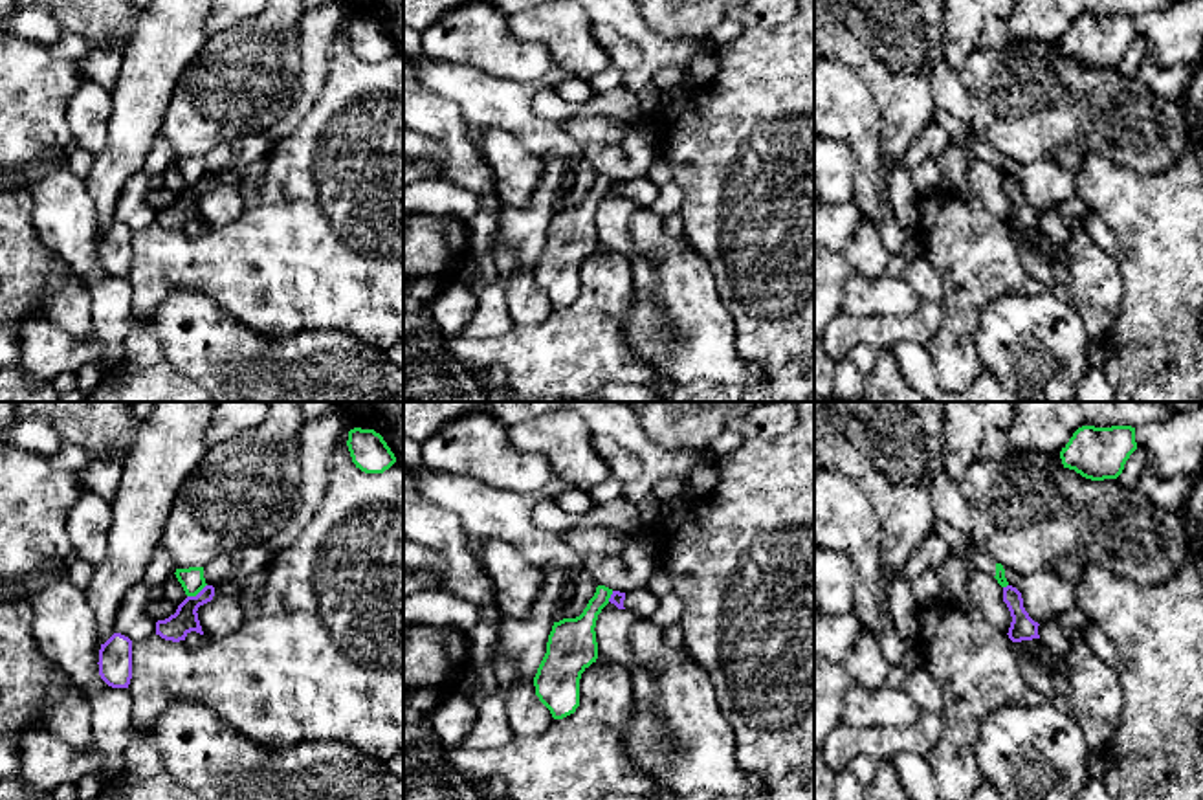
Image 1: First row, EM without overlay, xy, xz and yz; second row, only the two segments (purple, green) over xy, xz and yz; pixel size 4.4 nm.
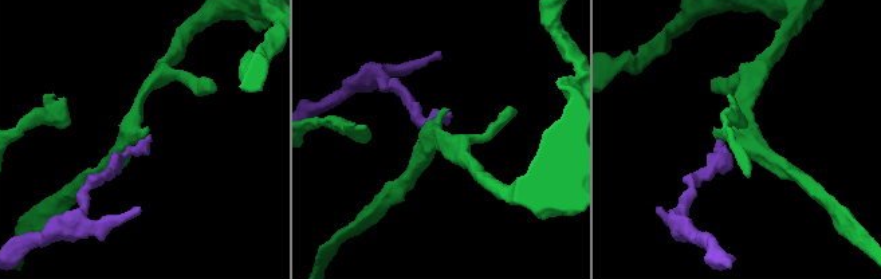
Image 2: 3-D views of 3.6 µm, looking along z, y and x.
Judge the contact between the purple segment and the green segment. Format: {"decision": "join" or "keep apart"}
{"decision": "keep apart"}

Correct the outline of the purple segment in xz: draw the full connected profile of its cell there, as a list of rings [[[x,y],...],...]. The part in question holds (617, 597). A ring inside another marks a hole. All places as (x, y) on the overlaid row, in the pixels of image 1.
[[[647,589],[633,593],[613,591],[609,602],[614,604],[618,609],[625,609],[638,617],[649,618],[657,611],[660,598]]]

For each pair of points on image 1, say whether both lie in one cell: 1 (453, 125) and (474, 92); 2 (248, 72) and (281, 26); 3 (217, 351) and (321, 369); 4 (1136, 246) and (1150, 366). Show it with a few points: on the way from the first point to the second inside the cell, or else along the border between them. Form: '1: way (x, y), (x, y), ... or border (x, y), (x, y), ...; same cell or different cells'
1: border (424, 88), (452, 100), (468, 123); different cells
2: way (257, 61), (272, 37); same cell
3: way (242, 369), (296, 369); same cell
4: way (1150, 276), (1150, 336); same cell

